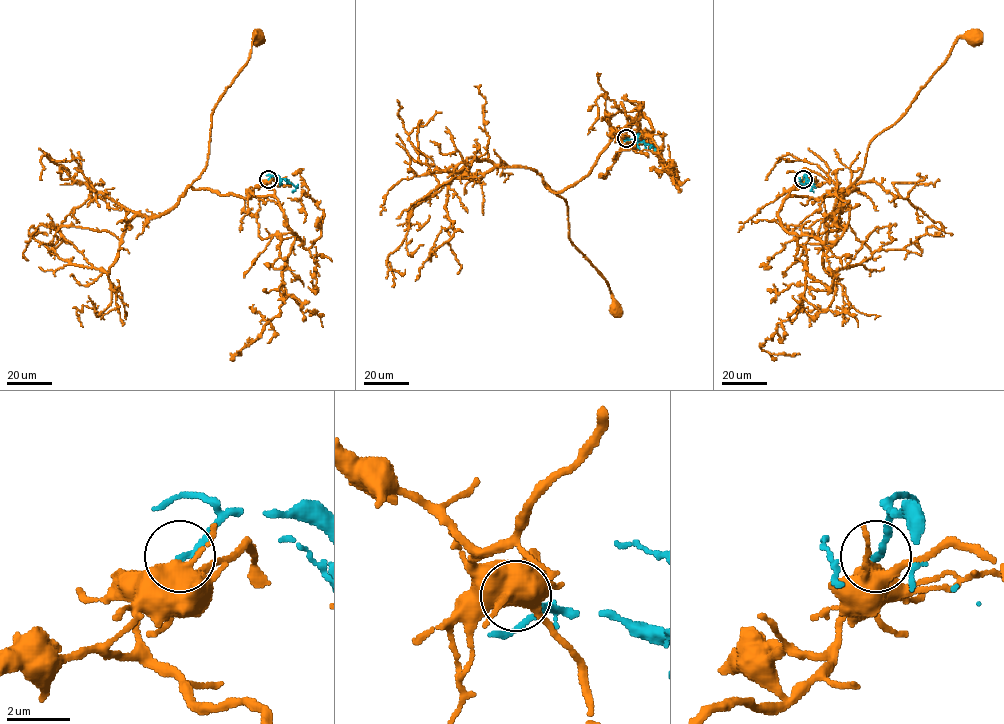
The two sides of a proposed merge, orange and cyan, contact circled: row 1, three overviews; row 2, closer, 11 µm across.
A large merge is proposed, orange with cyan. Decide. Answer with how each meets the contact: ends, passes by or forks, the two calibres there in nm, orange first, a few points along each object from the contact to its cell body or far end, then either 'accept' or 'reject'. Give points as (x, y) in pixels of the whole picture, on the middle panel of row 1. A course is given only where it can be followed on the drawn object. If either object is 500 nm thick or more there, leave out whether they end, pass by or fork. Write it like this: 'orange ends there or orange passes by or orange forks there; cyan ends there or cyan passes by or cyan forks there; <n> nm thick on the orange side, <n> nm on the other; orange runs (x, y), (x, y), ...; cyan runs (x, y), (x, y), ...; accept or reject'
orange forks there; cyan ends there; 400 nm thick on the orange side, 220 nm on the other; orange runs (625, 137), (632, 123), (580, 180), (558, 192), (548, 188), (566, 201), (569, 238), (606, 280), (616, 309); cyan runs (625, 137), (650, 144), (653, 147), (650, 148); reject

